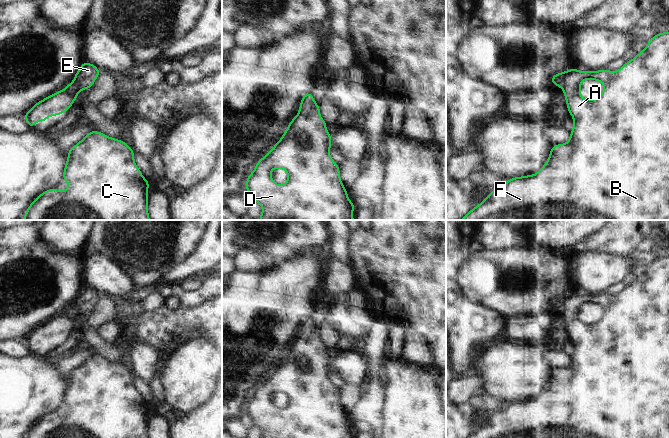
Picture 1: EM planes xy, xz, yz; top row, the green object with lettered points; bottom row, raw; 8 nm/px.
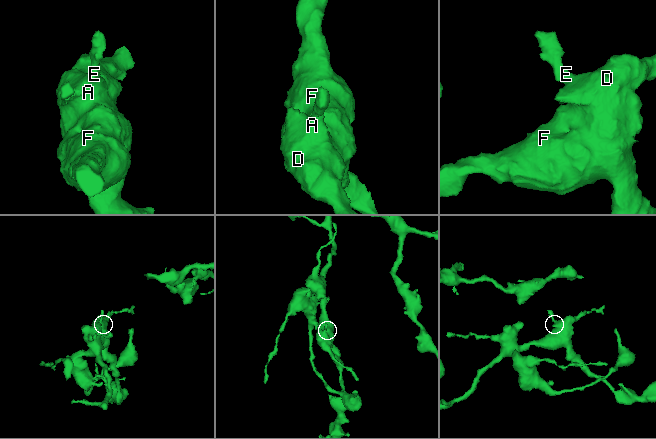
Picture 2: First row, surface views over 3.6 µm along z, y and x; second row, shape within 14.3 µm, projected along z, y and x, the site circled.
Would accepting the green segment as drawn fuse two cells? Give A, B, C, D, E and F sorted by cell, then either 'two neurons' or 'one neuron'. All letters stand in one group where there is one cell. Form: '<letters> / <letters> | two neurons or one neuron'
A B C D E F | one neuron

